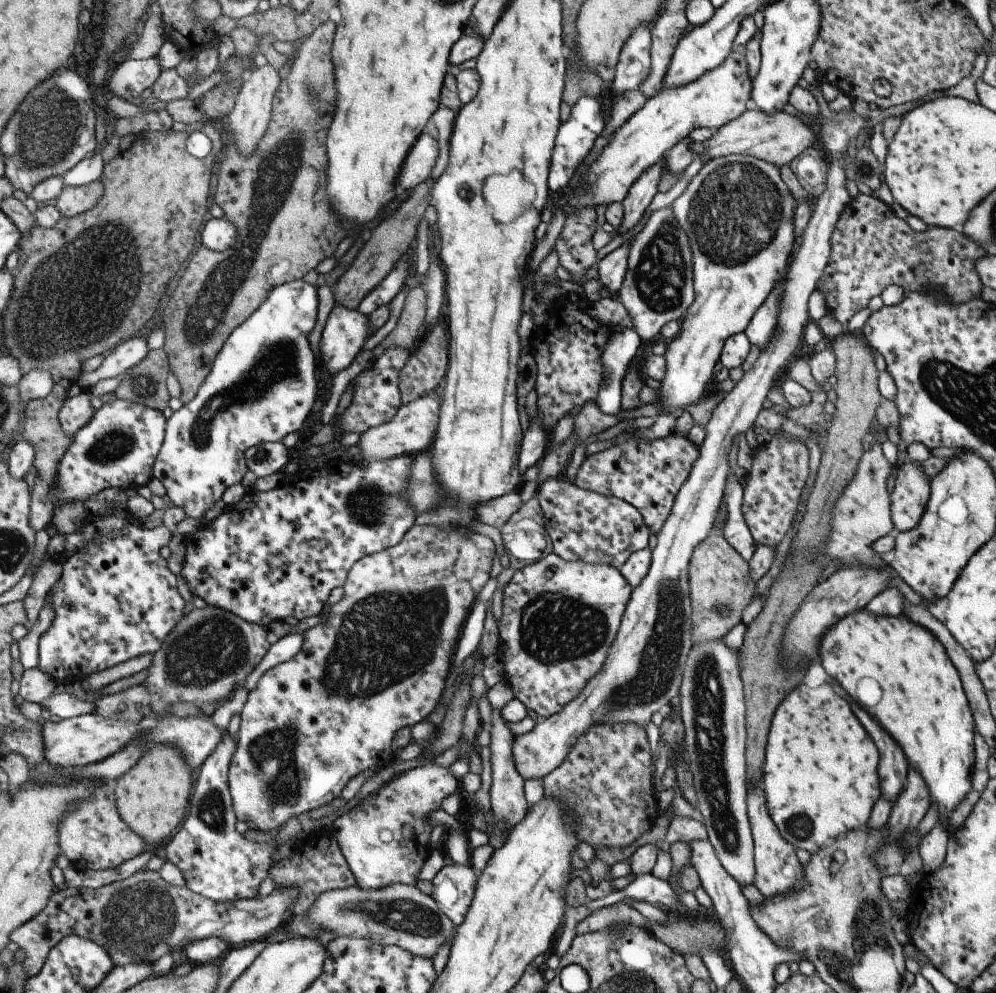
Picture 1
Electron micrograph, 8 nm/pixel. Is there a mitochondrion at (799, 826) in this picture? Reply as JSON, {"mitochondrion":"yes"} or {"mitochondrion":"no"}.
{"mitochondrion":"yes"}

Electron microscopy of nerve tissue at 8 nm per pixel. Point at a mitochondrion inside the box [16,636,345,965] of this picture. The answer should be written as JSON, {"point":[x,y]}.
{"point":[140,916]}

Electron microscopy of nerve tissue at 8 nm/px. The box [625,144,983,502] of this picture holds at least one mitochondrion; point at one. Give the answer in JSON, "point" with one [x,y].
{"point":[724,216]}

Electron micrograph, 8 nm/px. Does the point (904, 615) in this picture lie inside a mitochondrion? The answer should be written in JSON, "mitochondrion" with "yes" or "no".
{"mitochondrion":"no"}

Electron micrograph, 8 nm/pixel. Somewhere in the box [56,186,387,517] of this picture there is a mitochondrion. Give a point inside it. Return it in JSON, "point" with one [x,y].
{"point":[278,362]}

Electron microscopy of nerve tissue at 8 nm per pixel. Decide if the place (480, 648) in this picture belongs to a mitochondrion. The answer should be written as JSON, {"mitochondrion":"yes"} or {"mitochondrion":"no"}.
{"mitochondrion":"no"}

